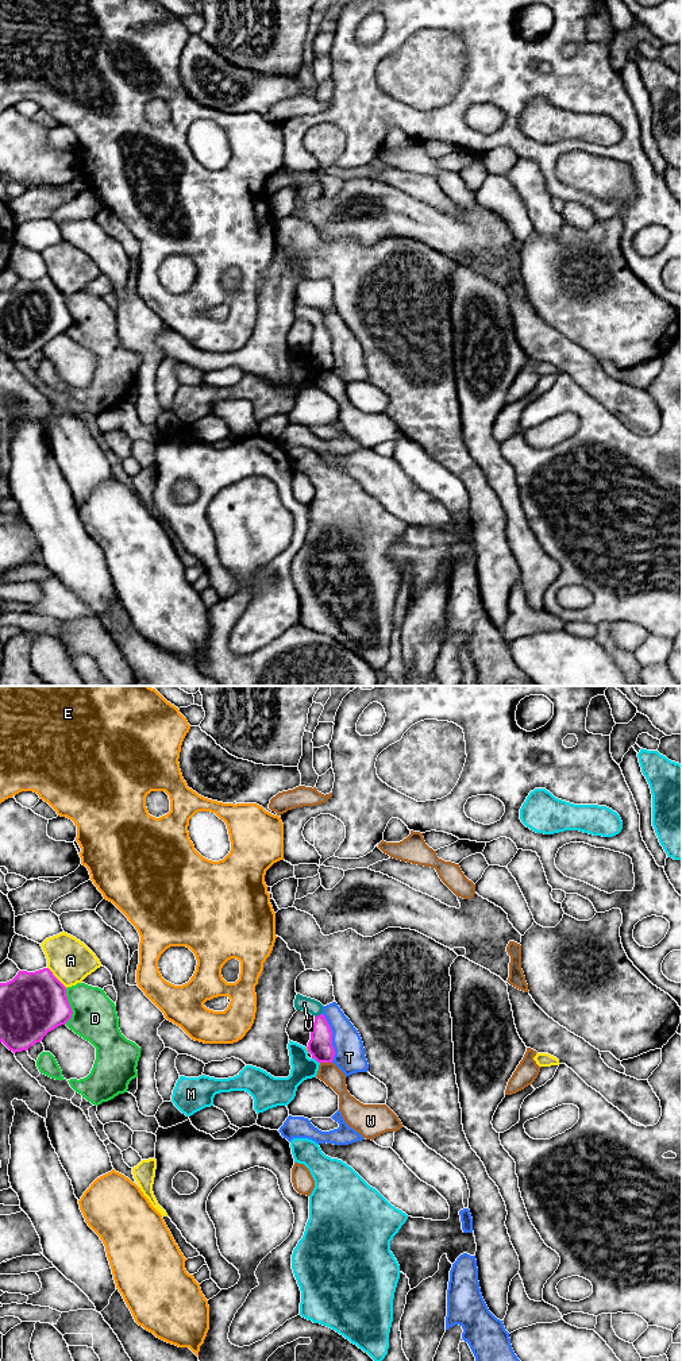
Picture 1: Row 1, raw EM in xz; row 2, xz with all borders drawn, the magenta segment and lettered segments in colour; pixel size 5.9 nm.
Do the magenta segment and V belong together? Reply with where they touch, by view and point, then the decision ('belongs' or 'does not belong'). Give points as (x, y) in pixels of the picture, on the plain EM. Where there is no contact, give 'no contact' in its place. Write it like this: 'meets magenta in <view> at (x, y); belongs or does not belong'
meets magenta in xz at (318, 324); belongs

